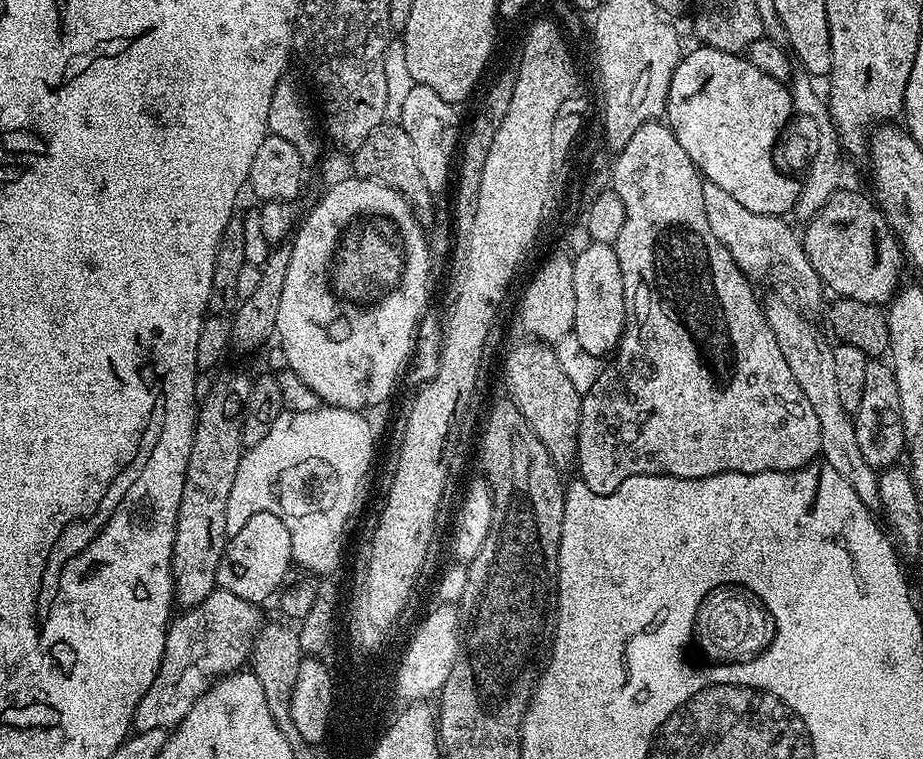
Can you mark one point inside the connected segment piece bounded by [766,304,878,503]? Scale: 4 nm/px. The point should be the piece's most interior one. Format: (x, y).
(807, 352)

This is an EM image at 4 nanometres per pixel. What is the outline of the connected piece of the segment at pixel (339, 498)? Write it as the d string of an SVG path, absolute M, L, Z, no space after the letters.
M321 406L305 412L281 411L280 415L274 418L270 430L266 430L266 438L262 438L262 442L251 445L238 462L238 474L234 474L234 487L230 489L230 502L226 502L226 530L229 537L236 535L251 515L258 514L260 511L269 511L270 514L277 515L285 523L286 530L290 534L292 560L297 565L300 563L308 572L317 572L316 576L320 578L335 573L335 568L340 564L340 551L344 548L344 527L347 526L348 519L351 518L352 511L356 508L356 499L360 496L360 483L363 482L364 475L367 474L368 467L372 464L372 451L376 448L376 440L372 437L372 424L364 416L367 415L355 408L331 406Z

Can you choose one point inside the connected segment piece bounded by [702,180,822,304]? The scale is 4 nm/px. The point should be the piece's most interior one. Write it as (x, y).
(765, 247)

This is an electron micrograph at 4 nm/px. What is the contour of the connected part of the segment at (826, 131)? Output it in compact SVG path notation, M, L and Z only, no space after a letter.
M798 68L793 71L793 76L788 86L792 96L793 111L800 114L808 112L815 121L818 135L816 152L803 175L799 196L792 211L793 215L800 219L800 222L812 220L814 214L822 210L829 198L839 191L839 188L843 185L841 182L844 174L844 160L846 161L840 135L837 132L832 115L829 114L827 101L821 93L820 95L818 94L814 84L813 77L809 76L805 70Z

